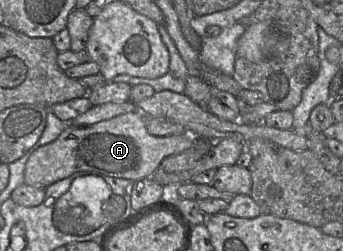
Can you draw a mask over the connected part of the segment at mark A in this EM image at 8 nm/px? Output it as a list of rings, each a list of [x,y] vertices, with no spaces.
[[[136,110],[94,124],[66,123],[64,130],[54,141],[41,146],[30,155],[25,165],[24,183],[46,188],[82,171],[138,181],[152,177],[163,159],[189,149],[194,138],[199,137],[189,133],[151,135],[146,128],[146,115]]]

